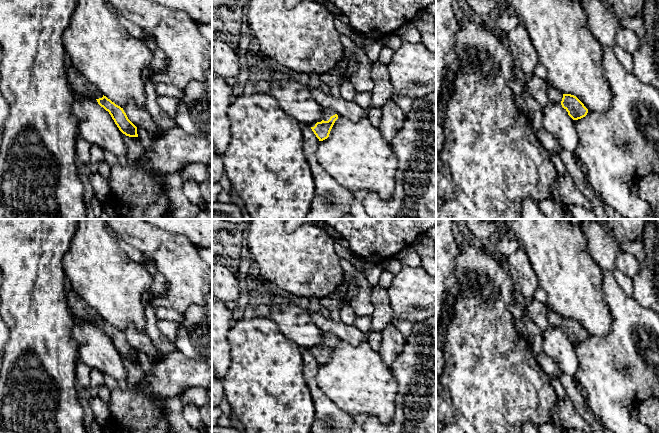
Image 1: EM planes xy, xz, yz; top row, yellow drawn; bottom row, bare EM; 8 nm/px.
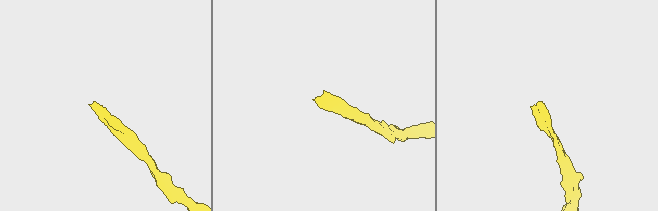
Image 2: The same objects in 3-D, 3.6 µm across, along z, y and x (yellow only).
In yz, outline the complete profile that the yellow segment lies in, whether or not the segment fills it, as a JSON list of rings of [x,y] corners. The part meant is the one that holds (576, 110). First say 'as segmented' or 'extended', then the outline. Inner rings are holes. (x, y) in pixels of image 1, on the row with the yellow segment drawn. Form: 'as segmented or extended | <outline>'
extended | [[[548,81],[547,86],[549,101],[554,103],[560,103],[573,120],[581,119],[587,115],[588,109],[576,96],[561,93],[559,90],[554,88]]]

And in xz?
extended | [[[325,108],[323,111],[323,120],[321,122],[309,124],[309,126],[319,141],[323,141],[329,137],[330,131],[339,117],[340,115],[334,110]]]

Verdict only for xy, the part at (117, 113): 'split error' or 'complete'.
split error

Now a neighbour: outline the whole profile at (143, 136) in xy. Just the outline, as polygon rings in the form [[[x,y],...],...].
[[[137,126],[137,134],[138,134],[138,139],[142,146],[147,150],[150,149],[152,146],[152,139],[148,132],[143,129],[142,127]]]

